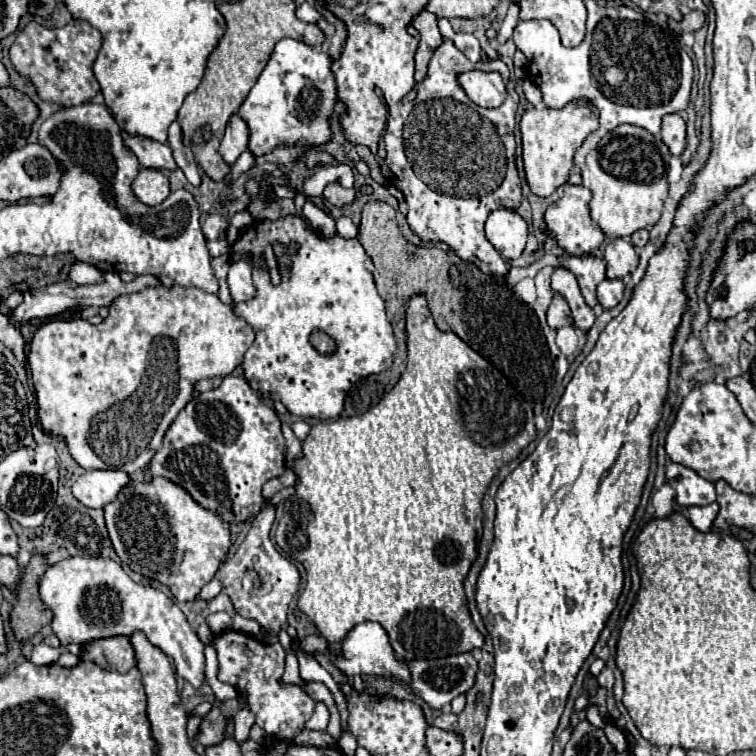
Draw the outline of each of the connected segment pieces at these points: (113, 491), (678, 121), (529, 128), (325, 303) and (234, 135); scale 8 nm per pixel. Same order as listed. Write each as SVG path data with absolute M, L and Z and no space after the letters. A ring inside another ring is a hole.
M86 470L72 484L72 494L88 508L104 508L128 482L130 476L122 470Z
M668 114L662 122L662 140L672 156L682 156L686 150L686 122L680 114Z
M570 102L560 110L532 108L520 120L522 156L530 190L536 196L550 196L558 186L566 184L572 170L572 156L588 134L598 128L598 110L586 102Z
M290 214L280 220L264 220L252 224L232 246L232 260L258 260L264 256L268 246L282 244L290 250L290 272L280 284L272 284L268 270L254 268L254 286L256 296L244 304L236 304L234 312L242 316L256 334L254 344L244 354L244 378L256 392L270 392L276 400L280 400L290 414L298 418L318 418L328 420L336 418L344 408L344 398L350 386L370 374L378 374L392 366L392 356L396 350L396 340L392 326L386 318L384 300L380 298L374 280L372 280L372 260L364 252L362 244L354 240L344 240L338 234L332 238L318 236L312 228L306 226L306 220L300 214ZM312 330L324 330L330 334L338 350L334 356L320 356L308 342Z
M234 114L228 120L226 134L220 142L220 156L228 166L232 166L246 148L248 148L248 126L244 126L244 122L240 122L240 118L236 118Z

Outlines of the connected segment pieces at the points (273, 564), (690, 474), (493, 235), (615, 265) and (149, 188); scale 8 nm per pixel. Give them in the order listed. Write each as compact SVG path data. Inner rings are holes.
M264 506L264 510L254 518L246 540L240 544L236 554L222 566L220 574L222 574L224 590L230 596L236 612L244 618L256 620L270 634L278 636L280 630L288 628L286 622L288 604L292 596L298 592L300 574L298 568L292 562L288 562L284 556L280 556L274 544L270 542L268 534L272 522L274 522L274 508Z
M668 464L666 480L676 490L676 502L680 506L706 506L716 500L714 484L682 464Z
M498 210L488 216L486 238L494 244L502 258L516 260L526 248L528 226L514 210Z
M616 238L606 244L604 252L606 260L606 276L608 278L624 278L626 274L632 274L638 266L638 254L634 252L634 246L626 238Z
M142 168L138 172L136 180L132 182L132 190L136 198L148 206L162 204L170 194L166 174L160 170L148 170L148 168Z

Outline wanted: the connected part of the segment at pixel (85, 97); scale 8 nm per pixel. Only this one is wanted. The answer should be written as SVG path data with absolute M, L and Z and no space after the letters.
M30 20L10 46L10 62L12 68L36 88L40 100L58 106L80 106L100 92L92 74L92 62L100 46L102 34L86 20L72 20L62 28L44 28L36 20Z

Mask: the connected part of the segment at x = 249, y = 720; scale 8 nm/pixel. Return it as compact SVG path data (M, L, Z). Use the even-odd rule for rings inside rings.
M244 708L244 710L240 710L238 714L236 714L236 718L234 718L234 740L238 742L238 744L244 744L250 736L250 728L254 726L254 718L252 718L252 712L248 710L248 708Z

